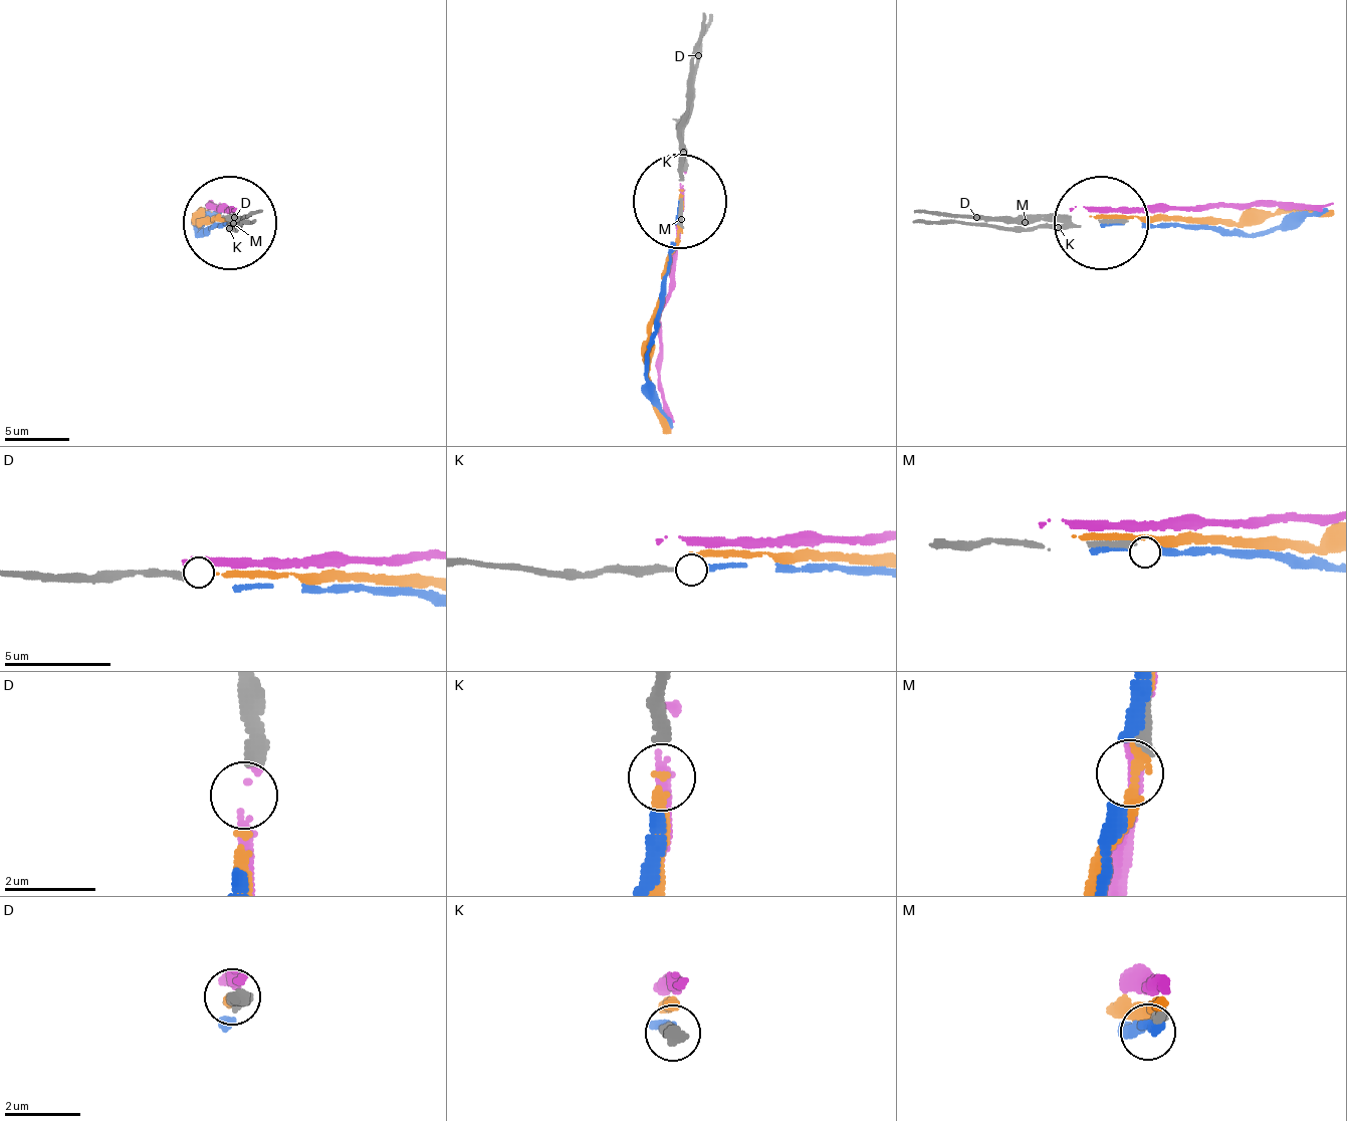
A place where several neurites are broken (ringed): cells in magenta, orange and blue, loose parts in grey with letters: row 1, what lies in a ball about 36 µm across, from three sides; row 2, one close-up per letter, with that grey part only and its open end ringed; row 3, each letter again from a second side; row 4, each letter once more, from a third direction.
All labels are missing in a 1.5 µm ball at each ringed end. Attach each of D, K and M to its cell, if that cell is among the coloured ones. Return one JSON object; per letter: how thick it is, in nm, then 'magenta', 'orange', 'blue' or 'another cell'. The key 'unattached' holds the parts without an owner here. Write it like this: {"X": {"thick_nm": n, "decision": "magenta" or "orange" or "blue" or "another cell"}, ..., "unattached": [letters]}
{"D": {"thick_nm": 320, "decision": "orange"}, "K": {"thick_nm": 280, "decision": "blue"}, "M": {"thick_nm": 320, "decision": "another cell"}, "unattached": ["M"]}

